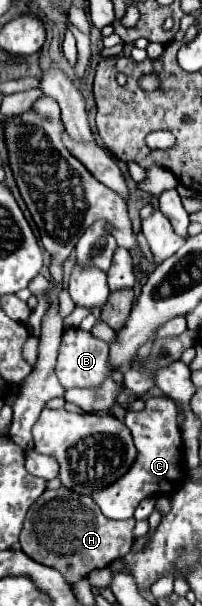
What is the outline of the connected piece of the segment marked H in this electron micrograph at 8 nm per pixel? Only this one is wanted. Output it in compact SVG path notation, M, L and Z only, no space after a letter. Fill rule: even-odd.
M67 487L47 489L27 511L19 543L33 561L57 569L67 583L75 585L91 571L109 567L111 561L127 555L133 545L135 519L107 519L89 495L77 495Z

